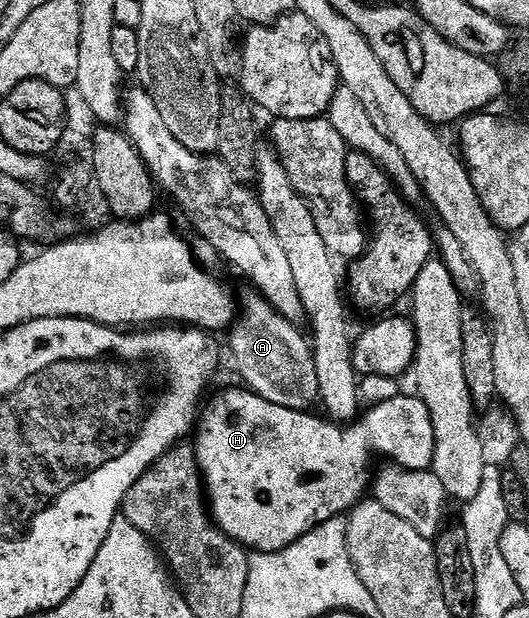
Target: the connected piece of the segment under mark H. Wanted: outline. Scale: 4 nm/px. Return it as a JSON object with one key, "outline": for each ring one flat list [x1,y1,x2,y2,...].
{"outline":[[242,389,243,390,223,390,220,394,213,395,214,393,212,393,210,395,209,401,202,411,201,421,194,431,193,445,195,447,195,455,199,461,199,468,203,472,205,494,209,499,209,509,212,518,215,519,216,526,227,533,234,542,241,543,248,551,272,554,278,550,284,550,286,546,296,542,302,534,308,534,310,530,316,530,322,522,327,522,330,518,338,518,346,515,358,502,364,501,366,494,363,493,365,493,366,490,368,493,369,487,372,485,373,466,371,470,371,457,373,457,374,454,380,454,383,460,390,460,394,465,404,466,407,470,431,470,431,453,435,447,435,437,431,431,429,408,425,408,425,404,418,396,411,396,411,398,398,396,385,400,384,403,377,403,367,410,369,411,368,414,366,411,362,416,356,418,354,422,343,425,332,422,323,416,318,418,315,412,281,408,277,404,265,400,259,394,251,393,250,389]]}

